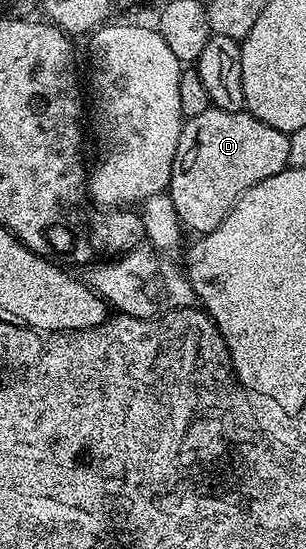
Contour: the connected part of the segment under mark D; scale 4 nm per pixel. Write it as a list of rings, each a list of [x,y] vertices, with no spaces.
[[[210,106],[203,114],[195,114],[182,123],[167,191],[178,221],[188,231],[190,228],[197,232],[193,234],[204,234],[215,230],[227,218],[237,199],[251,186],[287,167],[290,163],[286,133],[267,126],[267,122],[259,122],[247,111],[232,112]]]

